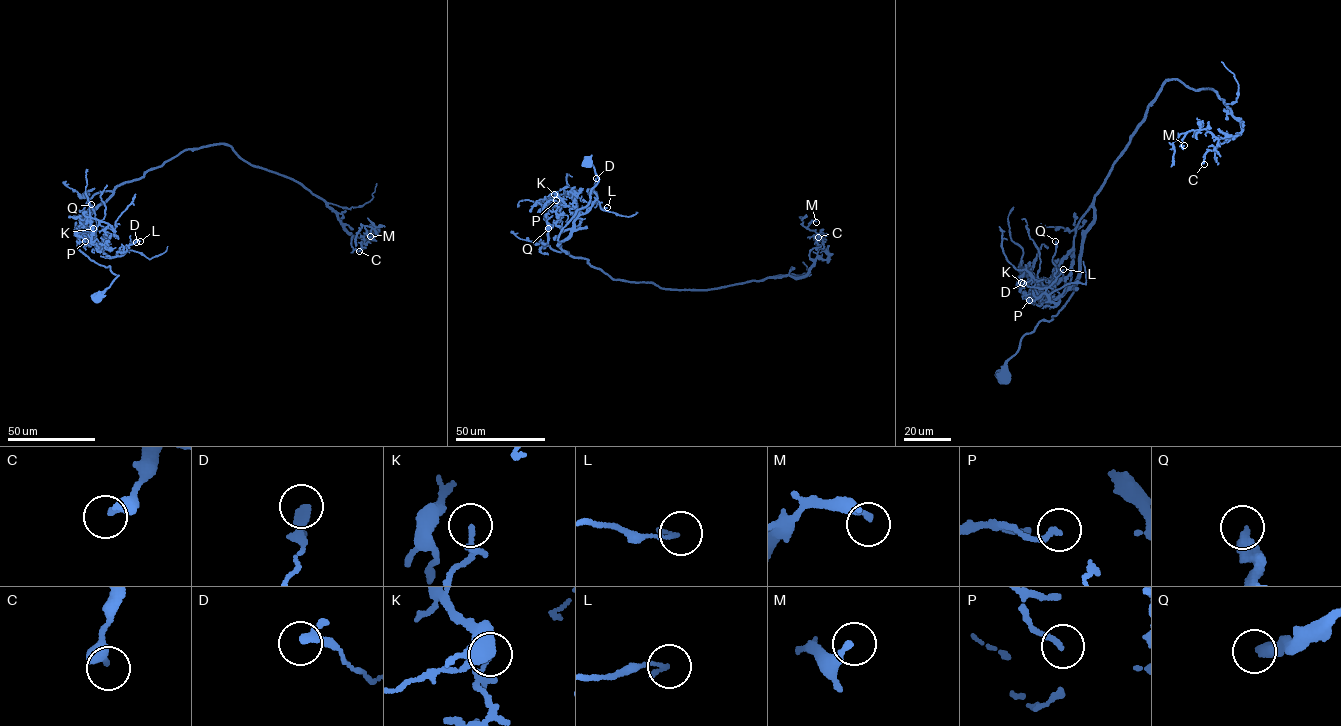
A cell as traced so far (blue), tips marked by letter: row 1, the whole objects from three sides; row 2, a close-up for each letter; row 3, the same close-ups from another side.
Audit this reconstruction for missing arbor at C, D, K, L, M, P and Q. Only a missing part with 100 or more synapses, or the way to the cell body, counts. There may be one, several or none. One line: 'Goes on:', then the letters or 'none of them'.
Goes on: none of them

